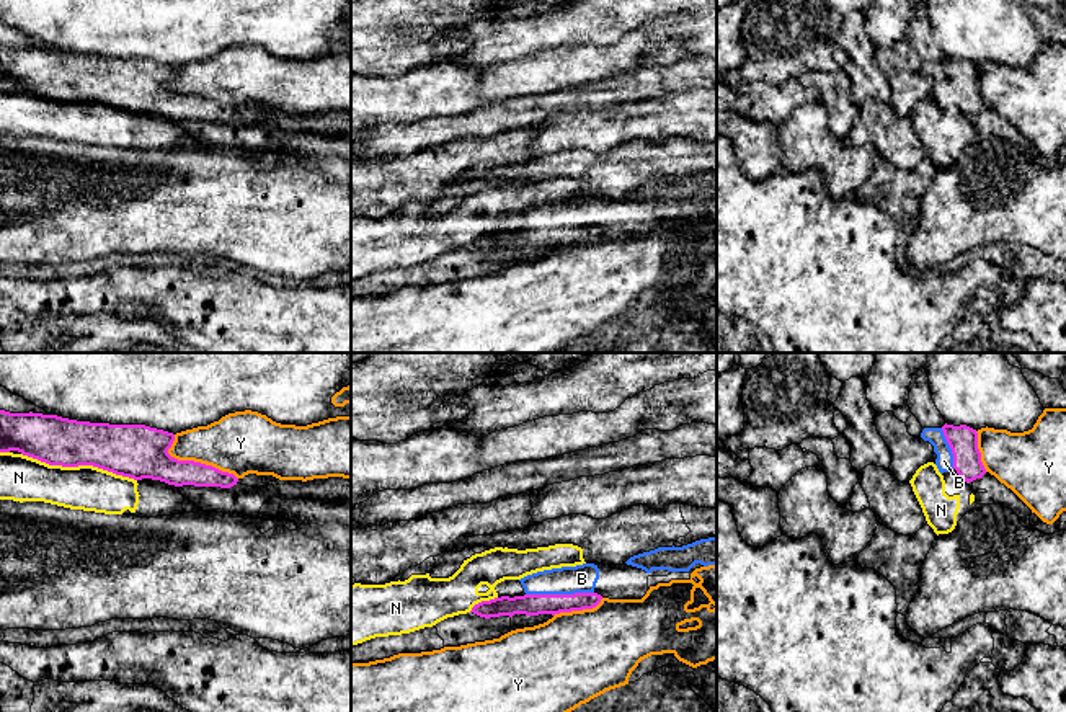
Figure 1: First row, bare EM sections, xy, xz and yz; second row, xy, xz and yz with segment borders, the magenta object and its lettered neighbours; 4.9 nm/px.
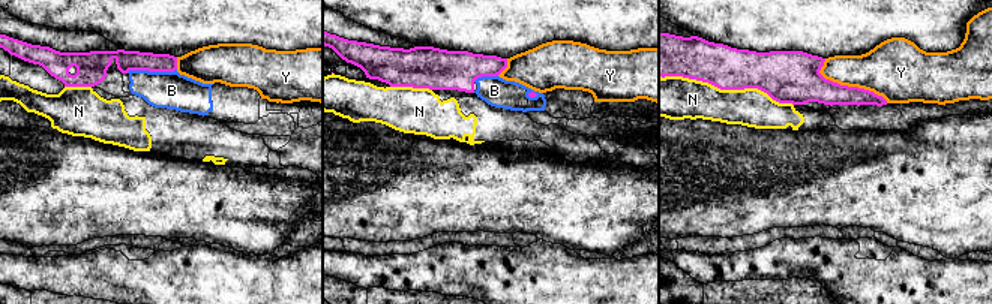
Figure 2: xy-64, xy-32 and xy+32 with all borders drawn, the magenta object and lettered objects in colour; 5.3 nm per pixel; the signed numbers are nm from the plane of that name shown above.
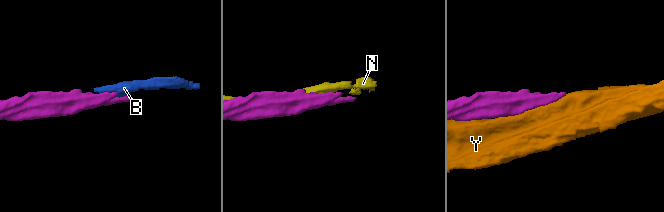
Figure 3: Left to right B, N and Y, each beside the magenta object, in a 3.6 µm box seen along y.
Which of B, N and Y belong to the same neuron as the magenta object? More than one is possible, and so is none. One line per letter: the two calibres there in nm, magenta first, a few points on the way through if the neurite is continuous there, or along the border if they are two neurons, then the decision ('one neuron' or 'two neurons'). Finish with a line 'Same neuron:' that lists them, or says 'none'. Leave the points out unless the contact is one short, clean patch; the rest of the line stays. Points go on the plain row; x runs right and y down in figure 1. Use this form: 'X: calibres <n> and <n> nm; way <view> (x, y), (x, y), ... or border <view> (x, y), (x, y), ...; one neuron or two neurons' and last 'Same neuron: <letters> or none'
B: calibres 110 and 140 nm; way xz (531, 239), (544, 229), (559, 229), (581, 213); one neuron
N: calibres 260 and 220 nm; two neurons
Y: calibres 240 and 320 nm; two neurons
Same neuron: B

